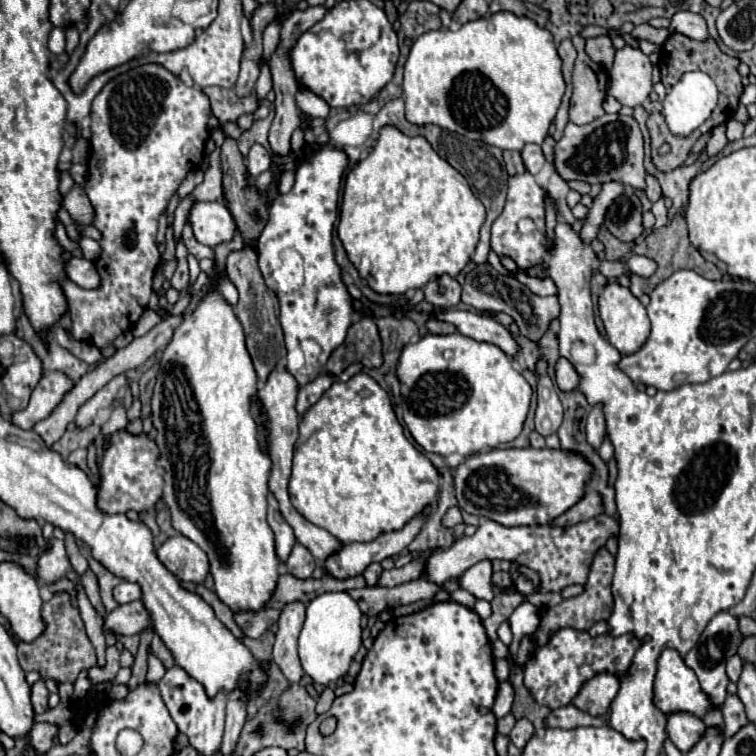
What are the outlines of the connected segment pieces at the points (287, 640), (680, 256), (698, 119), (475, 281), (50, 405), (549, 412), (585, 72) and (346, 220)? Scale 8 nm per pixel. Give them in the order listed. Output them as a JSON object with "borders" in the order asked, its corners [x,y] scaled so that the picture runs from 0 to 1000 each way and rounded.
{"borders":[[[[389,796],[373,807],[373,815],[368,820],[368,836],[362,849],[362,876],[370,881],[373,892],[384,902],[397,902],[402,894],[402,886],[394,873],[394,860],[392,860],[397,831],[402,828],[402,810],[405,810],[405,802],[397,796]]],[[[905,278],[897,280],[881,302],[865,304],[865,307],[860,307],[854,315],[849,315],[849,320],[844,320],[844,323],[839,325],[839,333],[862,341],[862,344],[870,349],[868,360],[865,360],[860,368],[849,368],[849,365],[841,365],[841,362],[833,365],[833,386],[836,386],[841,394],[847,394],[849,389],[860,389],[876,370],[881,370],[884,365],[889,365],[889,360],[902,357],[902,354],[918,357],[918,360],[923,360],[926,365],[931,365],[931,368],[937,368],[937,370],[955,370],[952,357],[950,357],[944,349],[934,347],[934,344],[926,339],[926,333],[913,323],[913,317],[910,317],[910,304],[907,304],[907,286],[905,286]]],[[[907,95],[892,114],[886,114],[876,135],[876,153],[881,156],[881,164],[892,180],[907,183],[939,156],[947,138],[950,138],[950,119],[944,106],[931,95]]],[[[646,347],[630,352],[630,357],[624,357],[616,365],[616,373],[614,373],[614,381],[611,381],[611,399],[616,405],[627,407],[635,415],[640,415],[640,413],[667,413],[667,415],[677,418],[677,423],[688,434],[688,442],[693,447],[704,450],[704,452],[714,450],[722,442],[728,426],[733,421],[738,421],[738,415],[741,415],[741,402],[738,402],[735,392],[722,392],[722,394],[709,392],[701,381],[688,376],[683,368],[659,362]]],[[[66,492],[53,503],[48,516],[42,519],[37,537],[16,548],[16,561],[40,569],[48,558],[63,553],[79,534],[79,529],[85,529],[85,524],[95,516],[95,508],[101,505],[85,492]]],[[[720,474],[712,476],[709,481],[709,495],[712,495],[712,540],[709,540],[709,569],[717,577],[728,577],[735,571],[743,556],[743,534],[735,521],[733,503],[725,495],[725,479]]],[[[757,50],[759,63],[765,66],[765,77],[757,93],[757,130],[754,130],[754,159],[759,164],[780,164],[783,159],[799,151],[796,135],[802,130],[804,95],[783,82],[772,69],[772,50]]],[[[508,167],[497,196],[458,233],[447,312],[474,362],[495,386],[532,392],[540,384],[561,381],[577,365],[593,362],[603,368],[630,331],[640,291],[643,278],[619,249],[616,235],[585,212],[566,185],[558,180],[542,183],[521,167]]]]}

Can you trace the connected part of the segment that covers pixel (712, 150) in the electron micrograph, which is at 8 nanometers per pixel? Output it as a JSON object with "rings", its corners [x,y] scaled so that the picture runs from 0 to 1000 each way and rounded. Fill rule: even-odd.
{"rings":[[[947,167],[944,172],[942,172],[942,180],[939,180],[939,185],[937,185],[937,190],[934,190],[934,204],[937,204],[937,209],[942,209],[942,206],[947,206],[950,201],[955,201],[955,196],[963,190],[963,185],[960,185],[960,180],[958,180],[958,167]]]}

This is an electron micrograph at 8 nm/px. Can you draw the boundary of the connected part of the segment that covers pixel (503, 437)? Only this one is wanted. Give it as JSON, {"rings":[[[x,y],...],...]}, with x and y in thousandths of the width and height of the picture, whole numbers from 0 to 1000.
{"rings":[[[606,439],[577,444],[566,442],[550,455],[532,460],[526,474],[524,497],[532,519],[532,553],[545,579],[563,595],[582,603],[593,601],[627,601],[635,595],[653,595],[659,587],[677,585],[688,571],[701,540],[704,513],[677,481],[677,476],[653,455],[630,452]]]}

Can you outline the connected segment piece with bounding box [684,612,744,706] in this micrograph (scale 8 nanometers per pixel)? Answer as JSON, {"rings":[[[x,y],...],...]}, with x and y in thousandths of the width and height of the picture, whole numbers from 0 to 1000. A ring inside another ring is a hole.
{"rings":[[[952,810],[939,820],[939,825],[929,836],[923,852],[905,870],[905,878],[921,889],[929,913],[939,921],[939,929],[944,934],[958,931],[958,926],[963,921],[960,910],[963,910],[966,899],[963,899],[963,892],[960,892],[960,876],[963,876],[963,870],[968,870],[976,862],[976,854],[981,852],[981,847],[984,847],[984,839],[979,836],[976,817],[963,812],[963,810]]]}

